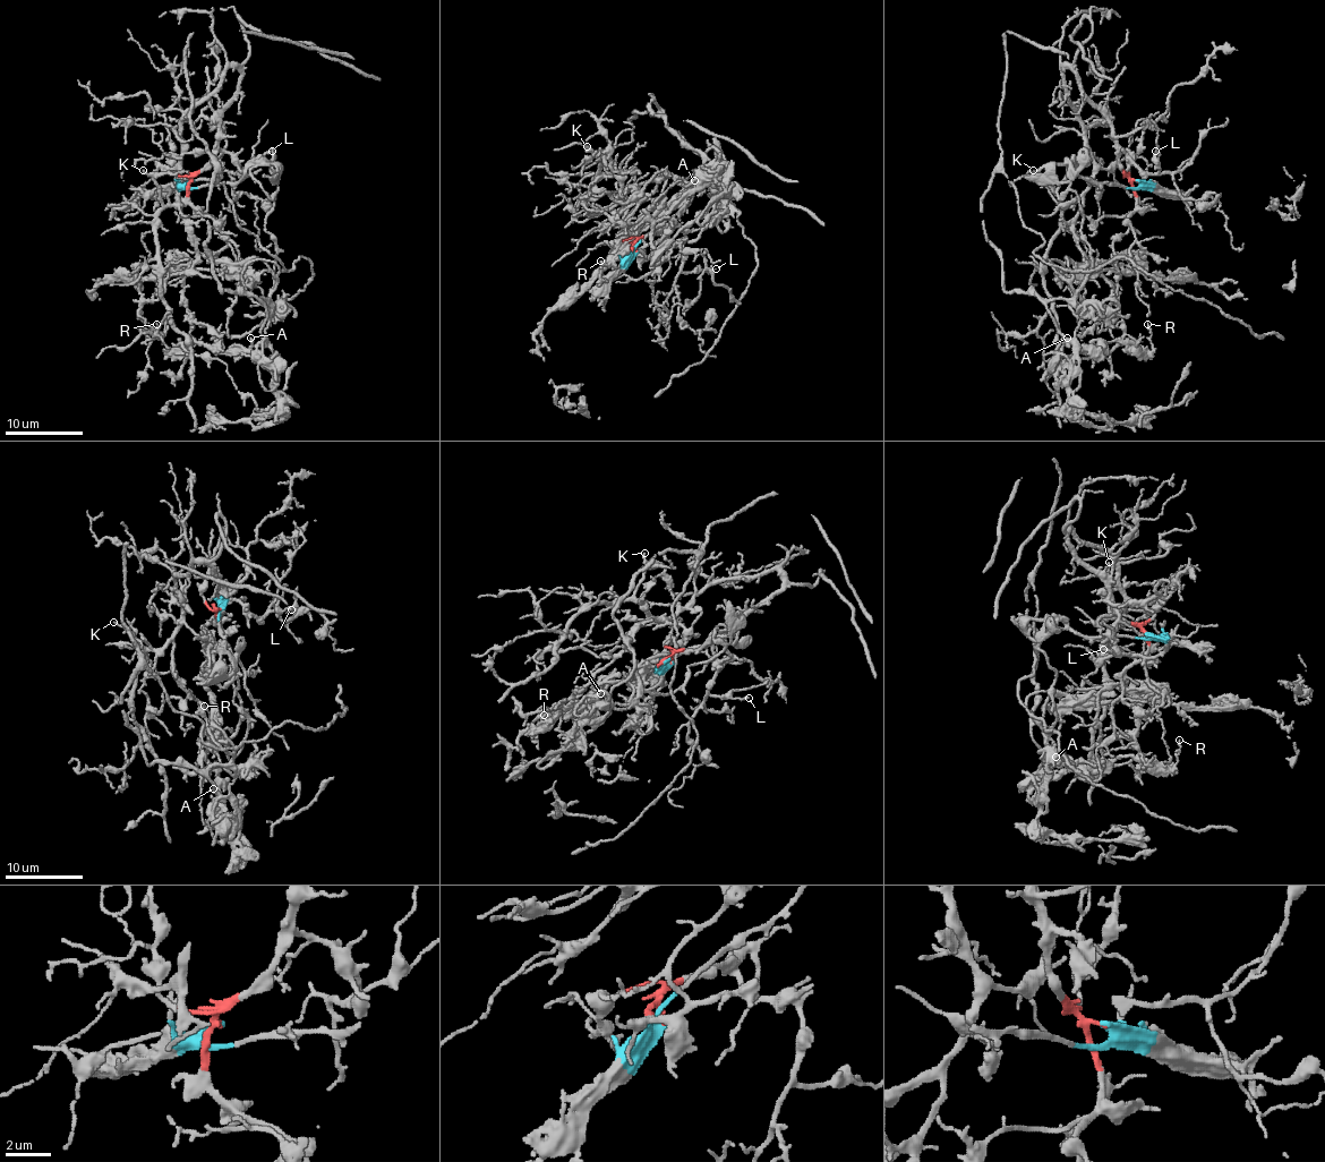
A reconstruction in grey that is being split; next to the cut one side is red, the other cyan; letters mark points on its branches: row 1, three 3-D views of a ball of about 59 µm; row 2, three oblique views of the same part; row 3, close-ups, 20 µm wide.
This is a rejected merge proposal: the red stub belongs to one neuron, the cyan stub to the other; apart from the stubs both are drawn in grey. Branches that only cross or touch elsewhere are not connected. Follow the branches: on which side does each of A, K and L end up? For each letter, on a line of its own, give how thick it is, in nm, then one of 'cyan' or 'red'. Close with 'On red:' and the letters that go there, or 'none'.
A: 160 nm | cyan
K: 130 nm | red
L: 170 nm | red
On red: K, L

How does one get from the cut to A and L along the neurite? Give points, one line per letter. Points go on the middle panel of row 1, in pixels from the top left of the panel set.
A: (637, 251), (697, 186), (721, 184), (708, 196), (718, 205), (716, 189), (702, 177), (694, 188), (694, 180)
L: (637, 251), (634, 244), (640, 238), (658, 232), (683, 248), (681, 270), (716, 270)

